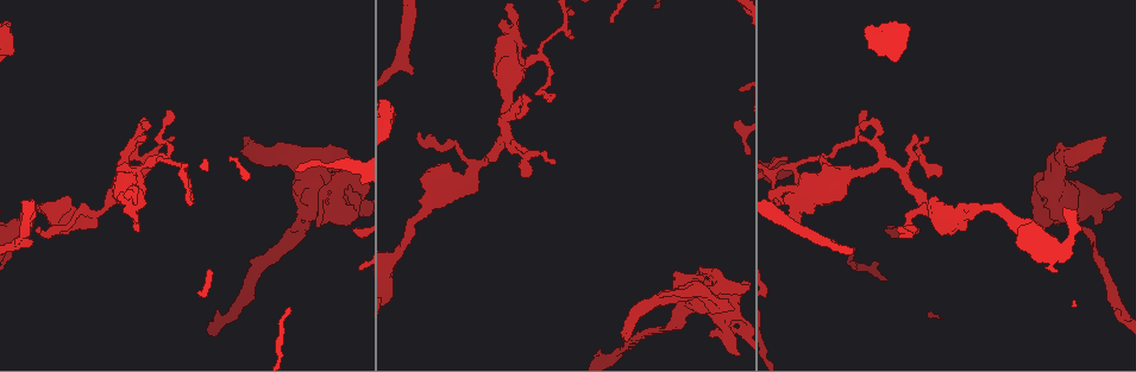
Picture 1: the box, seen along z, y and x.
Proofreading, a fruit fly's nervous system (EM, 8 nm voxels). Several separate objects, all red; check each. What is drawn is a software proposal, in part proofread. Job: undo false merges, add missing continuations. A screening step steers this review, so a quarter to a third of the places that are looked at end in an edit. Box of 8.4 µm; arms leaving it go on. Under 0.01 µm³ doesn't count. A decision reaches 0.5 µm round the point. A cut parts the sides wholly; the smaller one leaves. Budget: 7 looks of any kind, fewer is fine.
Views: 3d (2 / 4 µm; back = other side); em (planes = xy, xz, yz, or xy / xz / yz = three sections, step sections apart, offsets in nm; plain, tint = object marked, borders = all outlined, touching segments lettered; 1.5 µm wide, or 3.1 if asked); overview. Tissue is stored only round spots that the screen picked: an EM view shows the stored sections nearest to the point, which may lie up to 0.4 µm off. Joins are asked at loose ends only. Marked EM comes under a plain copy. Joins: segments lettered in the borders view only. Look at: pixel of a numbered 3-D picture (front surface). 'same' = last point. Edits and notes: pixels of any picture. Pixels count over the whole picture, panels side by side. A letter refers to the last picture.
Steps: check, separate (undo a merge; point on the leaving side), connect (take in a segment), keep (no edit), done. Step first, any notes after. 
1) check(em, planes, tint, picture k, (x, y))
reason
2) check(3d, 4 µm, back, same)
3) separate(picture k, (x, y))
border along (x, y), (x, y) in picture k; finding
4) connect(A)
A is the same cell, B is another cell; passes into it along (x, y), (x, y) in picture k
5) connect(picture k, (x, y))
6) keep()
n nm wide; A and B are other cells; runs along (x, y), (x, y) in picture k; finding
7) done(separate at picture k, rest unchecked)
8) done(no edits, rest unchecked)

check(3d, 4 µm, picture 1, (158, 158))

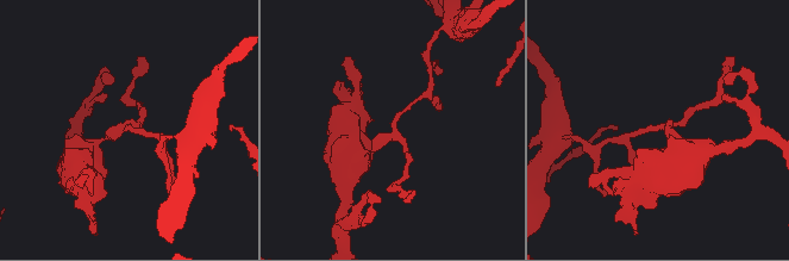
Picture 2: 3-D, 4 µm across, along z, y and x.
check(em, planes, borders, picture 2, (667, 124))

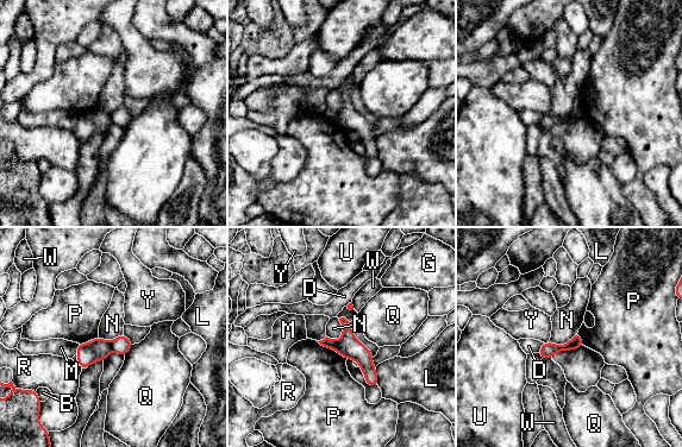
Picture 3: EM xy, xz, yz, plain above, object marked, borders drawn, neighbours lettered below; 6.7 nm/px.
separate(picture 3, (121, 345))
B, D, G, L, M, N, P, Q, R, U, W and Y are other cells; the part that leaves runs along (344, 322), (348, 341), (375, 383) in picture 3; two neurons meet here

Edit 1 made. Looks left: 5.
check(overview)
see it whole again

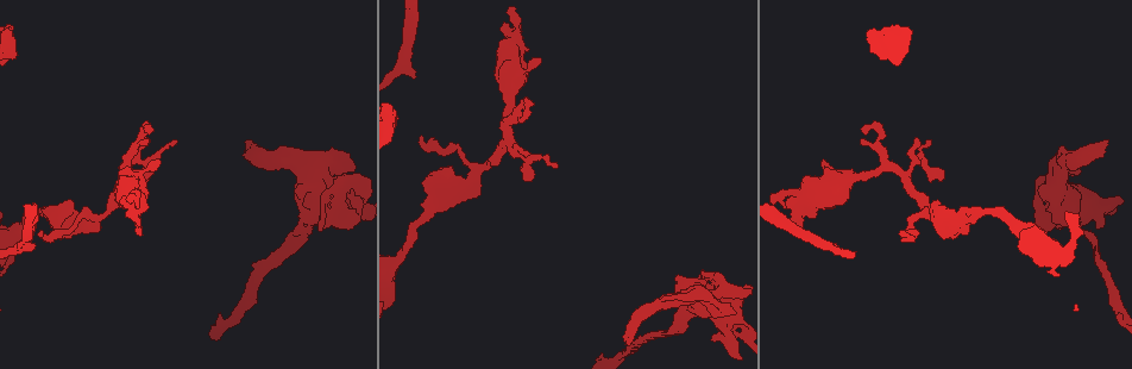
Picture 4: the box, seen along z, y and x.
check(3d, 4 µm, picture 4, (421, 136))
tapers out

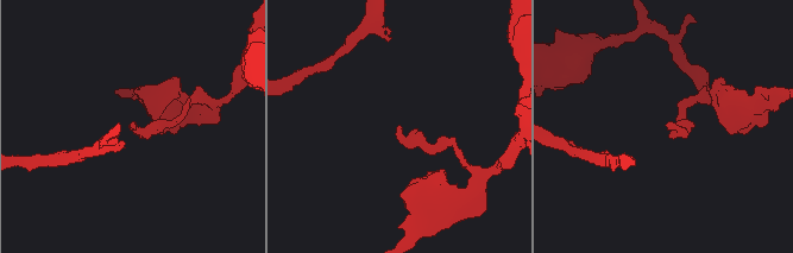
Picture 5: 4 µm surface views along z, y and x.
check(em, yz, step 8, tint, picture 5, (133, 123))
shape alone is not enough

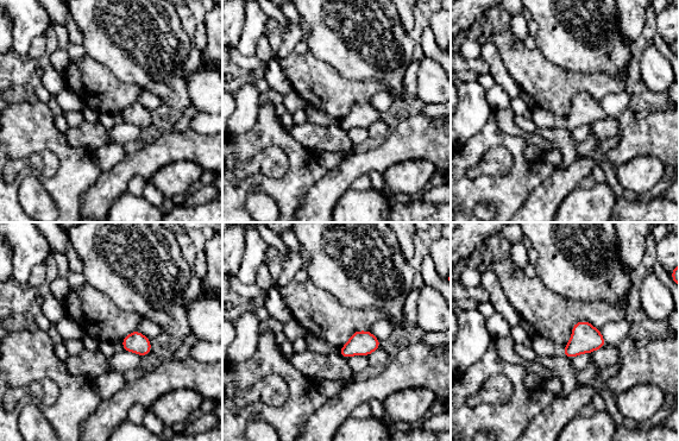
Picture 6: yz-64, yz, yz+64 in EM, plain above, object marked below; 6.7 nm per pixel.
check(em, planes, borders, same)
cut it another way

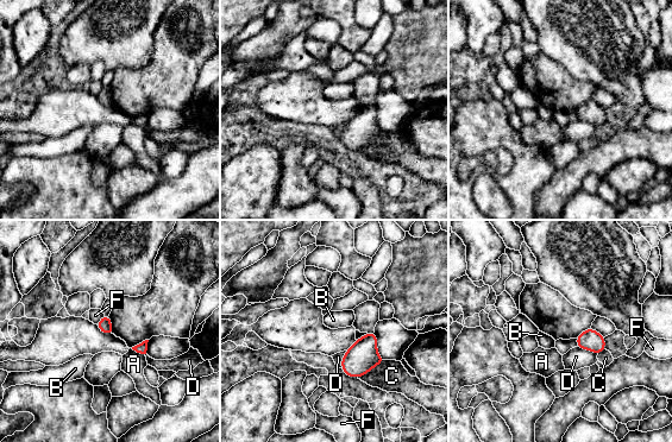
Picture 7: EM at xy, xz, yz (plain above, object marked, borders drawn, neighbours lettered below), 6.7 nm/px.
keep()
A, B, C, D and F are other cells; border along (104, 314), (96, 324) in picture 7; no lettered segment goes on from it

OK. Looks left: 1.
done(separate at picture 3, rest unchecked)

